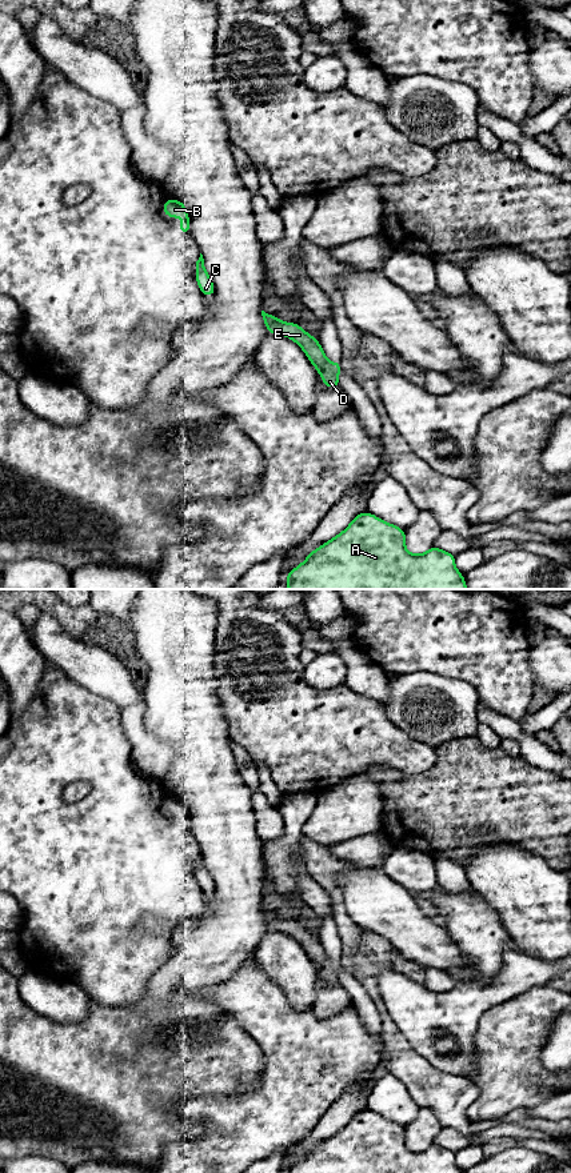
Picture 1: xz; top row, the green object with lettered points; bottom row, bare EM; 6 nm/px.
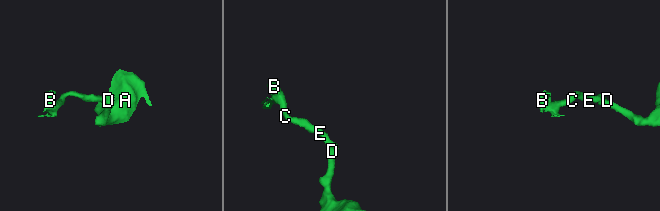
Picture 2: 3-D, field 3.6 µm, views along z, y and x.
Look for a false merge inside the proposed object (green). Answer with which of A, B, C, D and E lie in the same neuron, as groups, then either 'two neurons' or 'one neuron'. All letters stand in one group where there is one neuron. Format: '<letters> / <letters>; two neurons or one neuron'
A D / B C E; two neurons

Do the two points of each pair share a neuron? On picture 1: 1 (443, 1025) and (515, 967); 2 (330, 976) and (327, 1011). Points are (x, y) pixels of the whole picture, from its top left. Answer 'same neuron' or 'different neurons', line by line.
1: same neuron
2: different neurons

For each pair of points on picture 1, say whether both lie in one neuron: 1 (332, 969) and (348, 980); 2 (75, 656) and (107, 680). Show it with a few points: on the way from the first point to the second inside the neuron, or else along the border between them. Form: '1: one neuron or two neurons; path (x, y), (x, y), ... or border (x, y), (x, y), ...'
1: two neurons; border (340, 968), (338, 984)
2: one neuron; path (83, 664), (99, 672)

